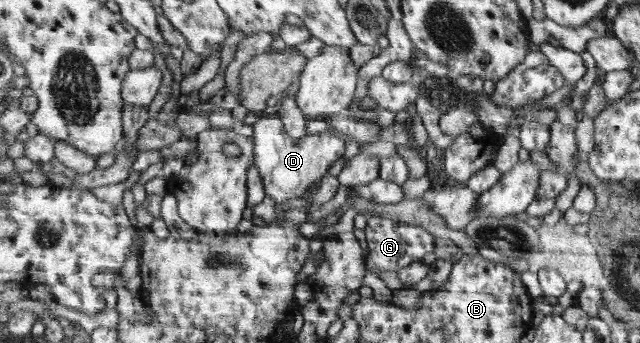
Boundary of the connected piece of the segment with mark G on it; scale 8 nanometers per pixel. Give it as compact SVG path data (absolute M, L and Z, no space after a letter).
M380 215L368 217L365 233L368 244L366 266L371 272L376 272L376 269L397 272L412 263L422 262L428 253L433 253L436 249L436 237L424 227L399 223Z

